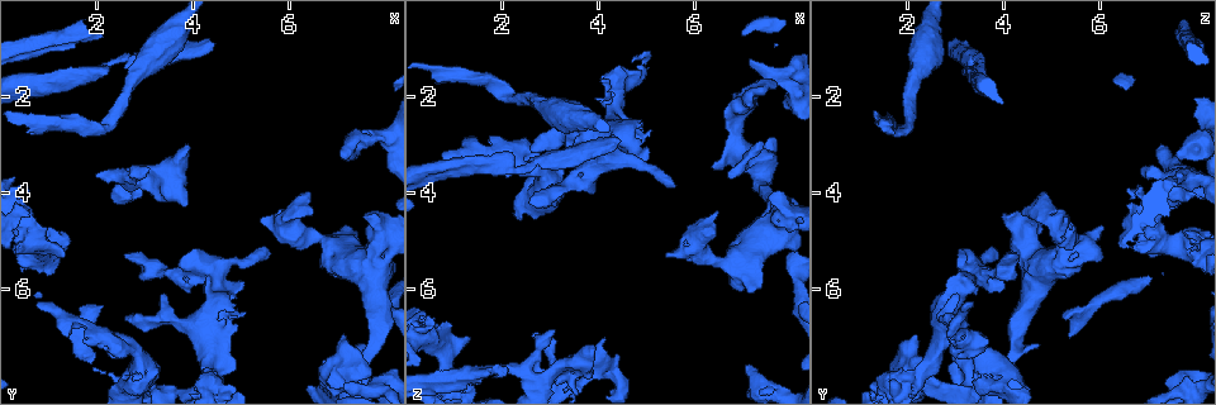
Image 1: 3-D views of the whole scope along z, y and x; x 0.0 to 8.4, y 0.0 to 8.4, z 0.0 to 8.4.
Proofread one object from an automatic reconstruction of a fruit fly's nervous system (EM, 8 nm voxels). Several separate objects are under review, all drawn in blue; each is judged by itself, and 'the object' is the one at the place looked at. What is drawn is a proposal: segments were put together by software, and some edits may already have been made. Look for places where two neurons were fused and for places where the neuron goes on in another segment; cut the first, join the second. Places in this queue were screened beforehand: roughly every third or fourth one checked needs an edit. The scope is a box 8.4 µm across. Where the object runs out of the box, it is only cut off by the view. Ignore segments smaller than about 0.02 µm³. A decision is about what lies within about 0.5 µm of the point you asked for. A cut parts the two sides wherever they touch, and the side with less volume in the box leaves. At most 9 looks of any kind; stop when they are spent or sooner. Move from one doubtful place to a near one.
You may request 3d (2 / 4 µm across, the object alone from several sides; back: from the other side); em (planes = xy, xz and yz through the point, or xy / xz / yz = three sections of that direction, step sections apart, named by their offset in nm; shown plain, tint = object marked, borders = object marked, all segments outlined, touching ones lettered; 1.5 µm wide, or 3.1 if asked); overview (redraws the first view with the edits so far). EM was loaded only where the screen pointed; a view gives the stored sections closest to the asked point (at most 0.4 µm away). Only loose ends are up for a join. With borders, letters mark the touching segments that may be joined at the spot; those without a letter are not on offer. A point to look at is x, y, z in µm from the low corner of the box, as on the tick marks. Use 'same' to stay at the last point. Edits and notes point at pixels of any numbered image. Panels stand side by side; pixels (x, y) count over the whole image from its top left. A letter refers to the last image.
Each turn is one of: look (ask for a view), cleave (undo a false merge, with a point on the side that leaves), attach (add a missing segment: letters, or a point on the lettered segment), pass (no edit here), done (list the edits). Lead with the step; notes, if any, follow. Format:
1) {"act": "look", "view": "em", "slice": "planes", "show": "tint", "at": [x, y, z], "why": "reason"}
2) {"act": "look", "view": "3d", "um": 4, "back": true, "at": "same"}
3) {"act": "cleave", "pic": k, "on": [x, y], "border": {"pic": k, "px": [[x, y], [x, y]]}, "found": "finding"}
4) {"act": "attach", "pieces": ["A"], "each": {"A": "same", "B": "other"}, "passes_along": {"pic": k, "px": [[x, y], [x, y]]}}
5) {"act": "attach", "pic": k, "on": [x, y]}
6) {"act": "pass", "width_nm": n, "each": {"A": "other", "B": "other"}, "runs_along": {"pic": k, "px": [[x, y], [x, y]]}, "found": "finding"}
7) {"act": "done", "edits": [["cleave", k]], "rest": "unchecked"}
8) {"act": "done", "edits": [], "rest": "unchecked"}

{"act": "look", "view": "3d", "um": 4, "at": [3.90, 6.05, 3.95], "why": "thick end"}

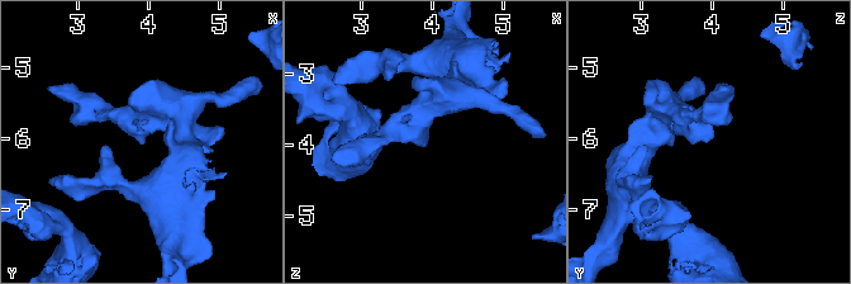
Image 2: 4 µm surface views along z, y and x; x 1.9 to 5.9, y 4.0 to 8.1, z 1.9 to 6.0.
{"act": "look", "view": "em", "slice": "xz", "step": 8, "show": "borders", "at": [3.95, 6.00, 3.95], "arm_widths_nm": [300, 380], "why": "shape alone is not enough"}

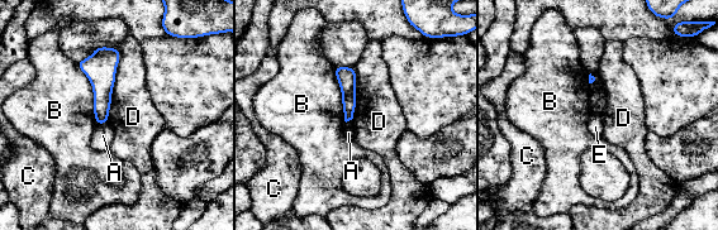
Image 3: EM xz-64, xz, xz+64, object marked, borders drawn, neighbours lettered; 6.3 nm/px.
{"act": "look", "view": "em", "slice": "planes", "show": "borders", "at": "same", "why": "cut it another way"}

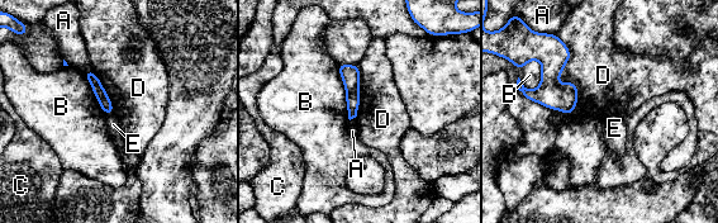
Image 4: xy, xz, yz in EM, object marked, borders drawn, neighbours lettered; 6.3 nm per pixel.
{"act": "pass", "each": {"A": "other", "B": "other", "C": "other", "D": "other", "E": "other"}, "border": {"pic": 4, "px": [[557, 36], [571, 114]]}, "found": "no lettered segment goes on from it"}

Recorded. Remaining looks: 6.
{"act": "look", "view": "em", "slice": "planes", "show": "borders", "at": [2.10, 0.65, 7.85], "why": "an open end"}

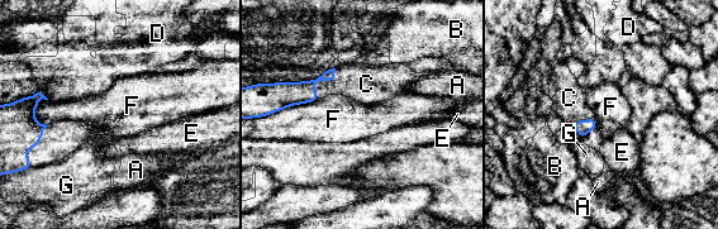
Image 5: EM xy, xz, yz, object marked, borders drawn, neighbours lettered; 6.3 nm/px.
{"act": "attach", "pieces": ["C"], "longest_contact_nm": ["F", 300], "each": {"A": "other", "B": "other", "C": "same", "D": "other", "E": "other", "F": "other", "G": "other"}, "passes_along": {"pic": 5, "px": [[285, 94], [322, 81], [361, 82]]}, "found": "the neuron continues"}

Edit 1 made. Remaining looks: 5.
{"act": "look", "view": "overview", "why": "see it whole again"}

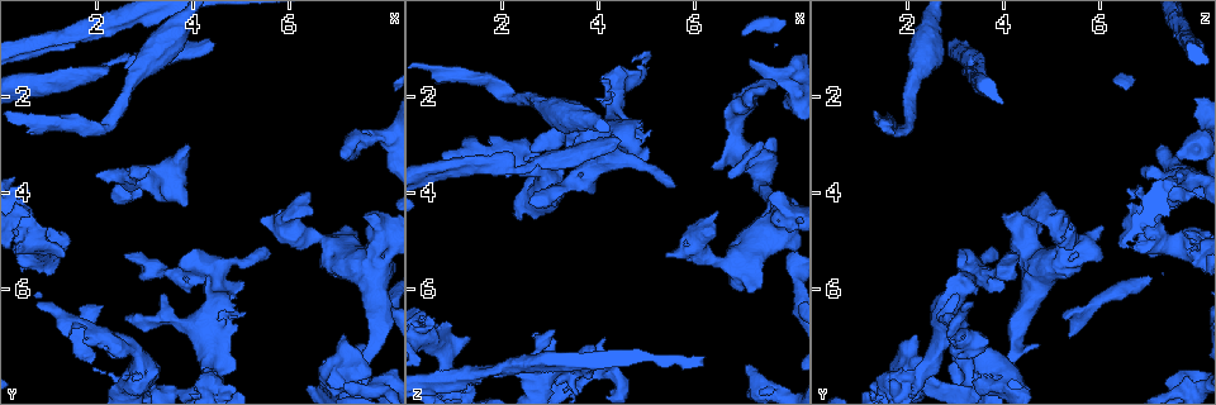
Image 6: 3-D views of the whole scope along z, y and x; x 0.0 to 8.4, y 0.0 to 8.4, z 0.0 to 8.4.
{"act": "look", "view": "3d", "um": 2, "at": [2.00, 3.55, 7.55], "why": "an open end"}

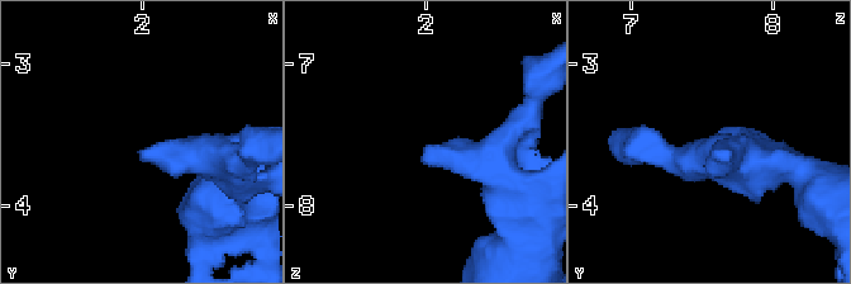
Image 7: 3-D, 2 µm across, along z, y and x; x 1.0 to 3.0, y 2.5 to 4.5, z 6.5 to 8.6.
{"act": "look", "view": "em", "slice": "planes", "show": "borders", "at": [2.06, 3.58, 7.62], "arm_widths_nm": [220, 260]}

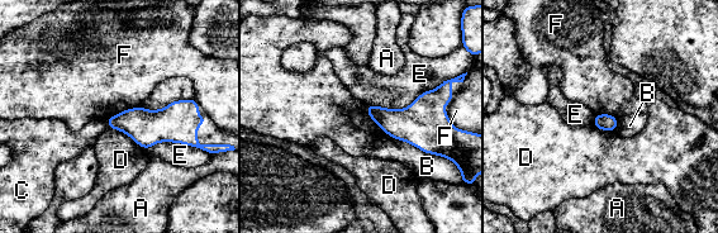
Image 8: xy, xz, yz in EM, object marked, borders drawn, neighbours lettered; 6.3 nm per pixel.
{"act": "pass", "each": {"A": "other", "B": "other", "C": "other", "D": "other", "E": "other", "F": "other"}, "border": {"pic": 8, "px": [[366, 105], [366, 113], [393, 138]]}, "found": "none of them fits"}

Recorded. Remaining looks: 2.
{"act": "look", "view": "em", "slice": "xz", "step": 4, "show": "borders", "at": [7.90, 6.50, 5.45], "why": "branch stops here"}

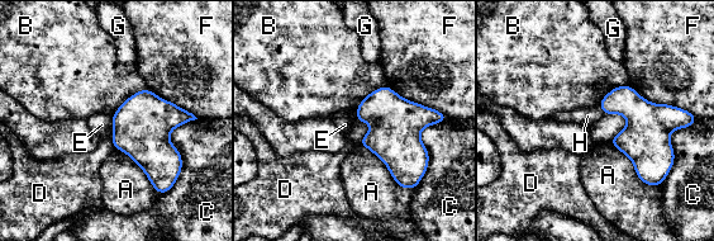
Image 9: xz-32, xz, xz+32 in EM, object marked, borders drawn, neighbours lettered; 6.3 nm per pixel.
{"act": "look", "view": "em", "slice": "planes", "show": "borders", "at": "same"}

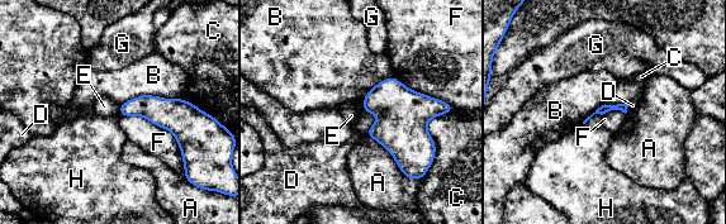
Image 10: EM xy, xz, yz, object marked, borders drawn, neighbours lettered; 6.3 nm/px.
{"act": "pass", "each": {"A": "other", "B": "other", "C": "other", "D": "other", "E": "other", "F": "other", "G": "other", "H": "other"}, "border": {"pic": 10, "px": [[629, 101], [604, 104]]}, "found": "none of them fits"}

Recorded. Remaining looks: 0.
{"act": "done", "edits": [["attach", 5]], "rest": "unchecked"}

